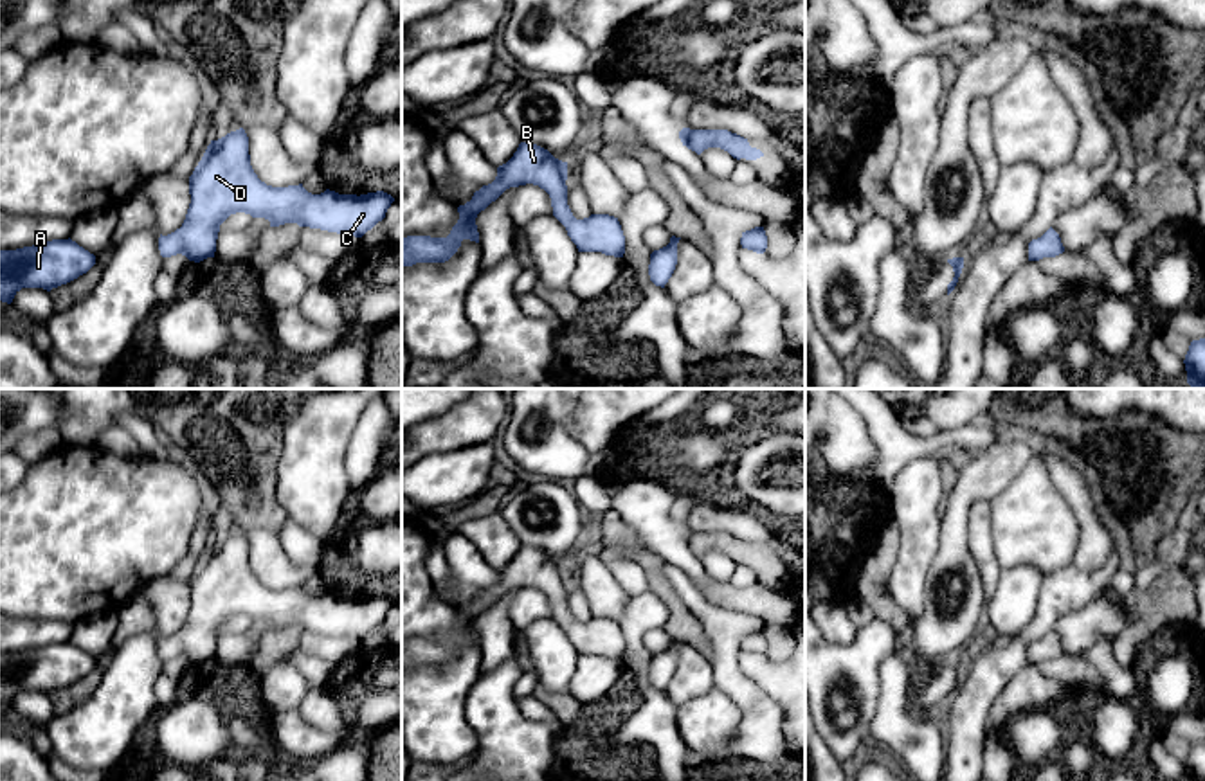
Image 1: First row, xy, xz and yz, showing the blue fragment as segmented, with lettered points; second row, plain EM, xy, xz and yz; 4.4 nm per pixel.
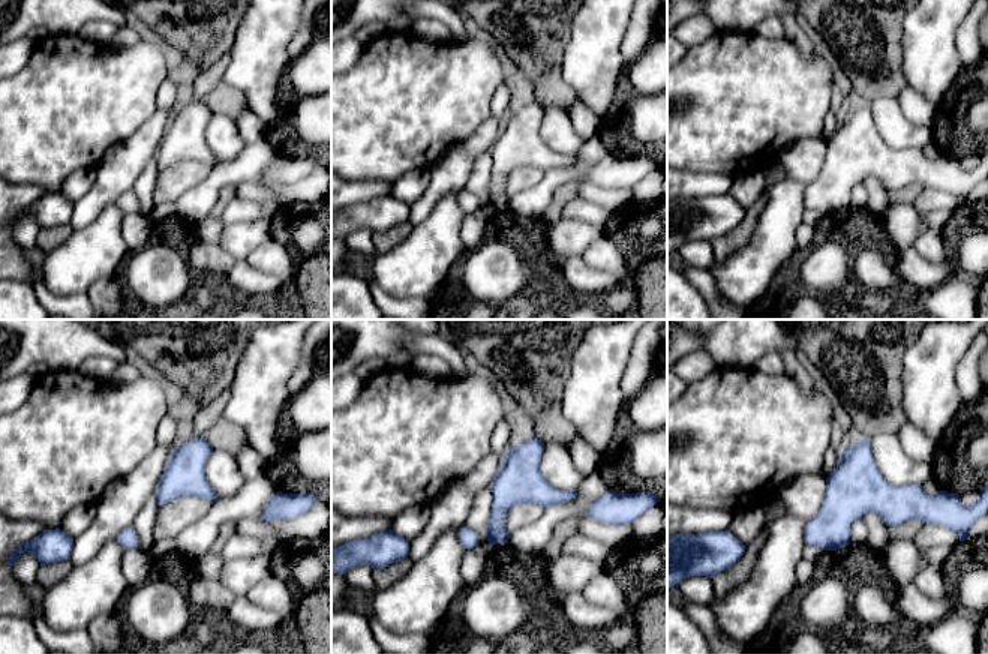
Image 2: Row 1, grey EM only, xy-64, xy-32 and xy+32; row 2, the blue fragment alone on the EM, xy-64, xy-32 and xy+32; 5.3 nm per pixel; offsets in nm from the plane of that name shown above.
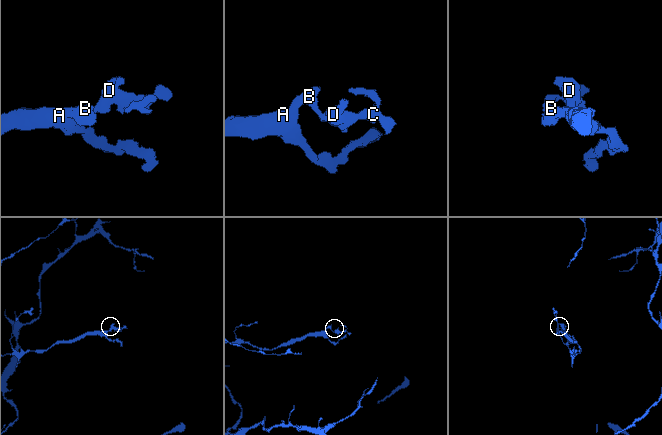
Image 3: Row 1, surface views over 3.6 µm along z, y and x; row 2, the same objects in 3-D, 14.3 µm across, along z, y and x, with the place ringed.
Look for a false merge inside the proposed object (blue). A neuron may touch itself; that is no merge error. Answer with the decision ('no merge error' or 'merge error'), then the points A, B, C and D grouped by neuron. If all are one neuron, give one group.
no merge error; A B C D

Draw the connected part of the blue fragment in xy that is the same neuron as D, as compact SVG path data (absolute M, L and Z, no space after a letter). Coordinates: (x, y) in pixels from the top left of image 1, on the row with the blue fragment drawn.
M243 128L211 140L189 176L189 194L191 203L182 227L159 238L162 257L182 254L195 263L214 257L220 225L236 212L265 218L270 227L297 223L362 238L385 218L394 202L384 191L357 196L326 189L312 194L303 184L267 185L250 166Z

